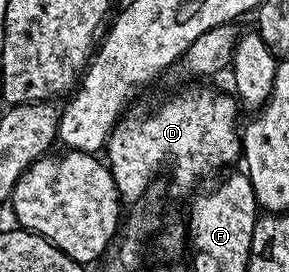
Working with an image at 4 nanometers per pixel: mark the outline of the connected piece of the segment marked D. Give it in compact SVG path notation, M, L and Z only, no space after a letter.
M187 89L165 102L152 117L127 115L115 124L105 146L105 161L124 202L138 202L147 186L158 178L155 176L166 161L171 164L176 187L194 190L202 177L218 174L231 167L226 165L240 160L241 120L235 114L236 98L227 93L218 93L215 89Z

